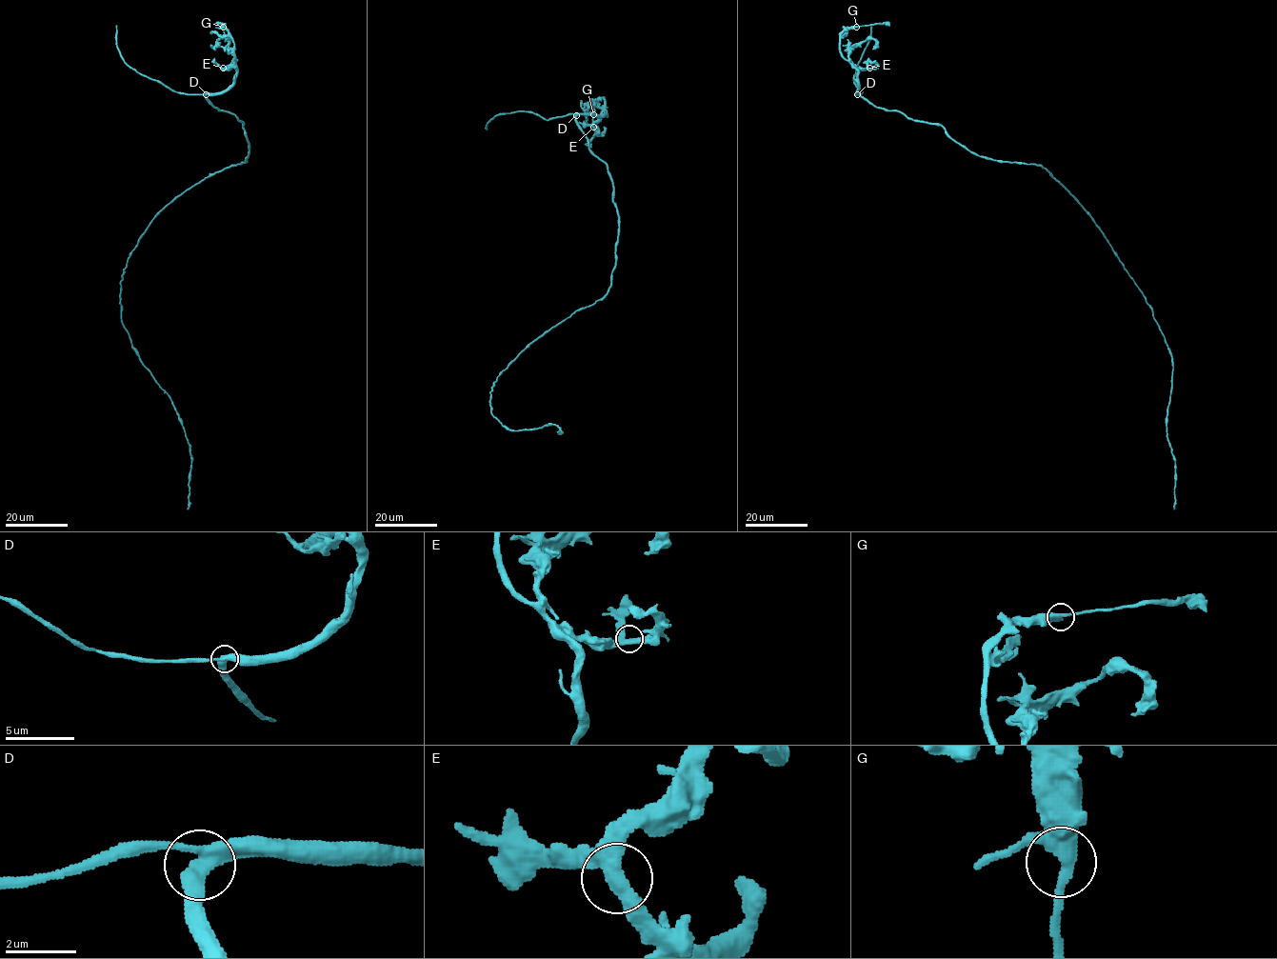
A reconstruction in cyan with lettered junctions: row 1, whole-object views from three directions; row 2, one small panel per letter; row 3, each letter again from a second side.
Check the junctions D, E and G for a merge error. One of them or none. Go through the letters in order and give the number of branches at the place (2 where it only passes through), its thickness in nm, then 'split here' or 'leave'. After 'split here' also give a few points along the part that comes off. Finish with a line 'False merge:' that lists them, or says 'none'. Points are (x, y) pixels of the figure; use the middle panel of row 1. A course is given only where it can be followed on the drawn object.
D: branches 3; calibre 360 nm; leave
E: branches 3; calibre 360 nm; leave
G: branches 3; calibre 340 nm; leave
False merge: none

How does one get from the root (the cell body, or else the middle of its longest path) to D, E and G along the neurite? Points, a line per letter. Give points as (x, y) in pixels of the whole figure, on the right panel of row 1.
D: (1061, 184), (1040, 165), (980, 156), (956, 143), (940, 125), (916, 121), (899, 111), (877, 108), (857, 93)
E: (1061, 184), (1040, 165), (980, 156), (940, 125), (869, 103), (856, 93), (854, 68), (869, 68)
G: (1061, 184), (1040, 165), (980, 156), (940, 125), (861, 97), (857, 71), (839, 47), (840, 34), (856, 27)

